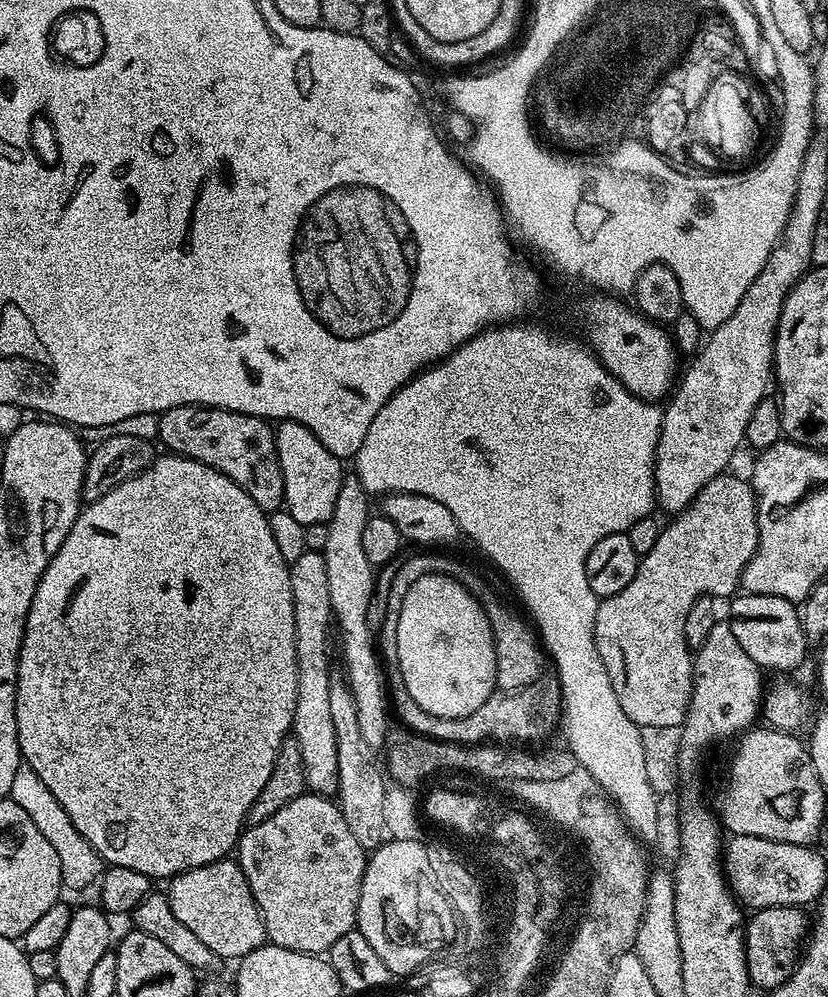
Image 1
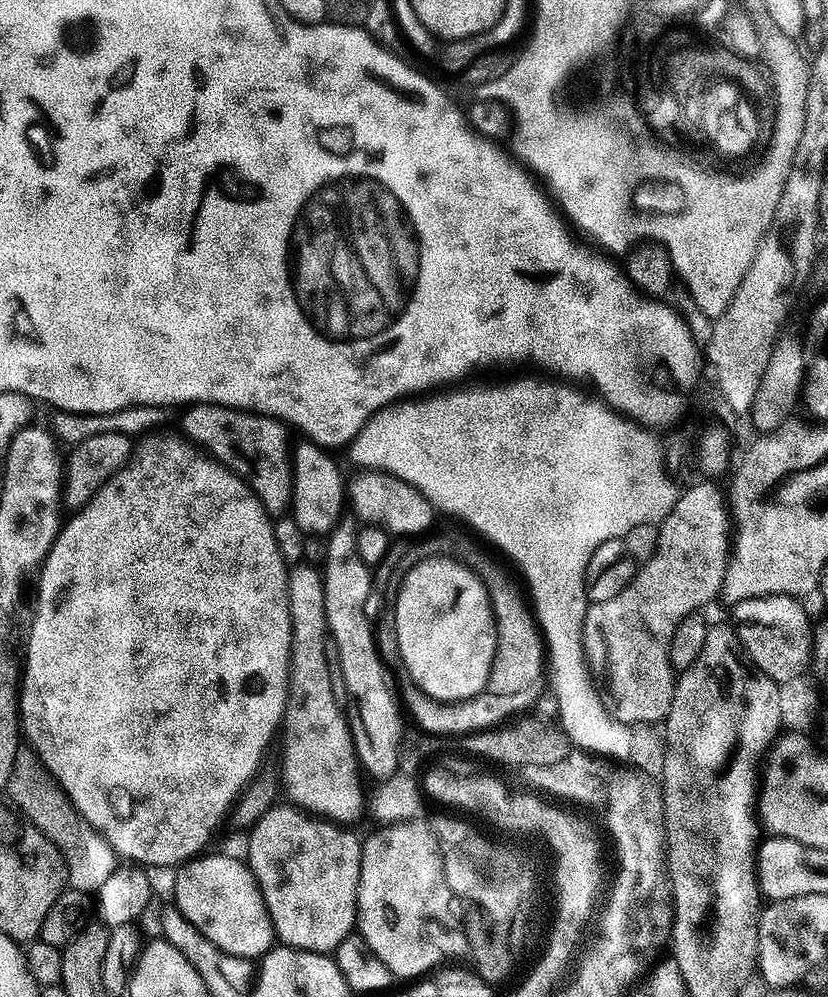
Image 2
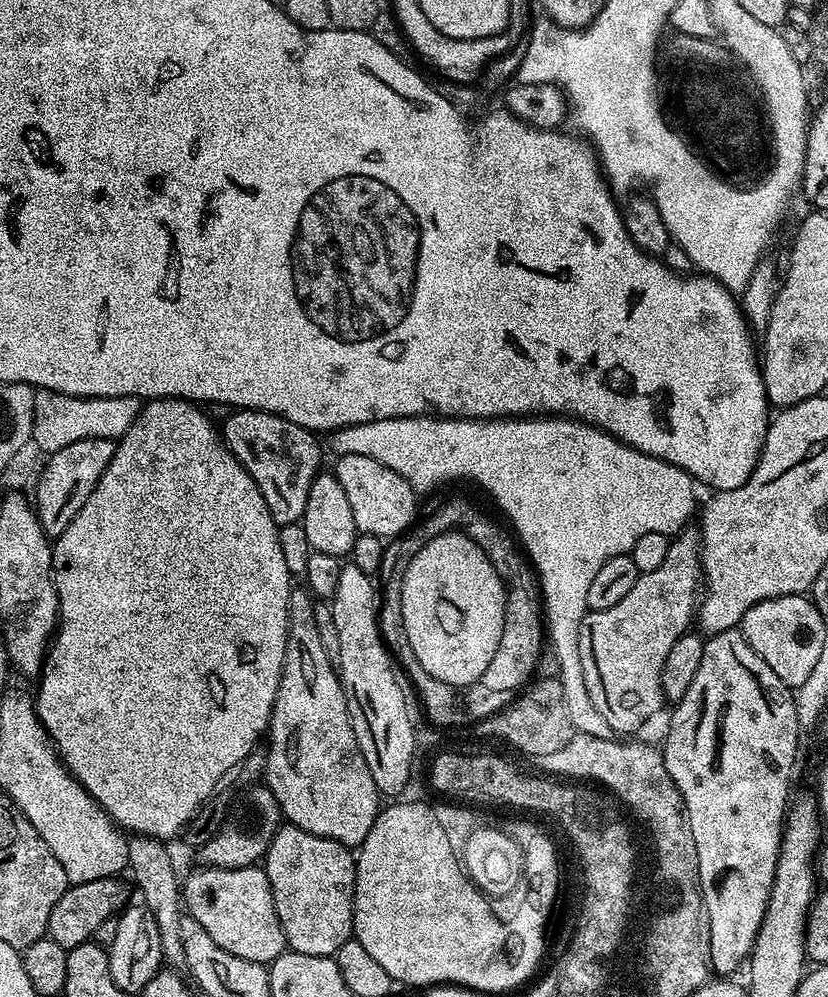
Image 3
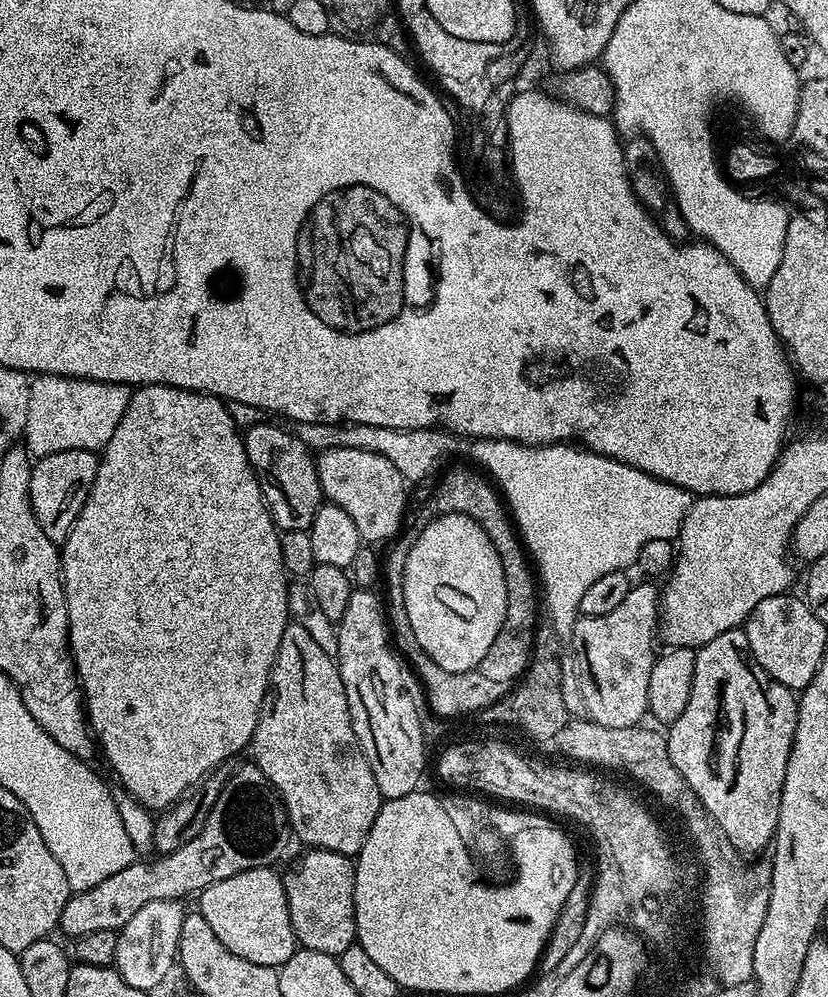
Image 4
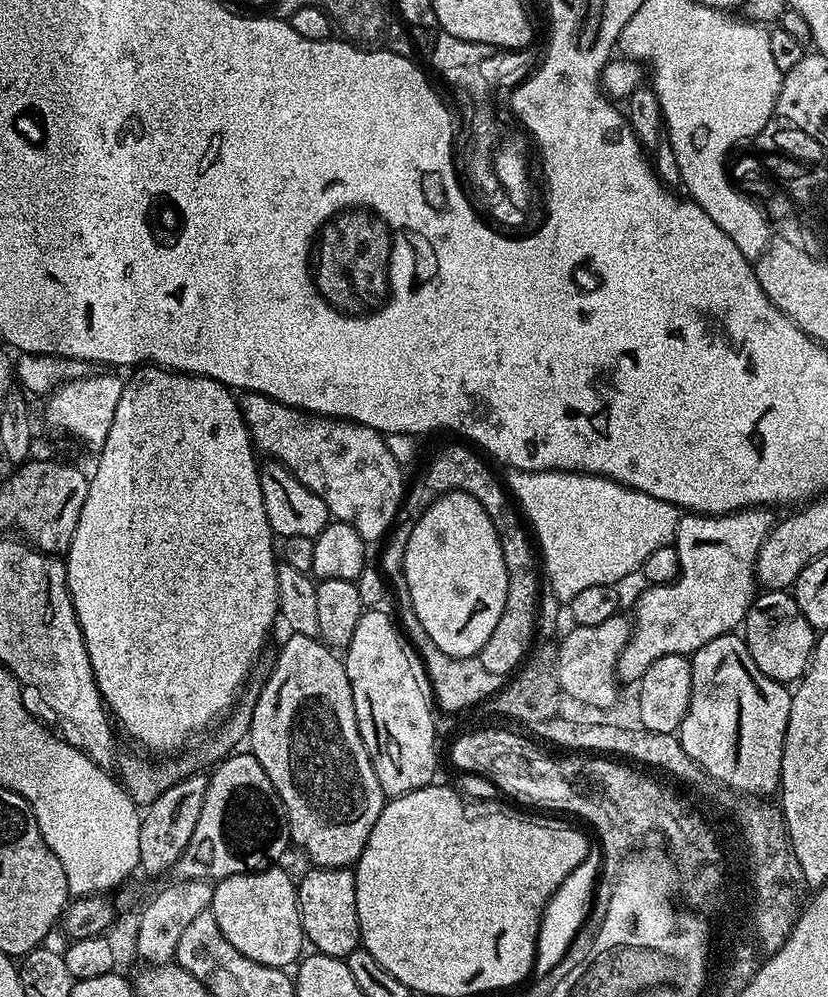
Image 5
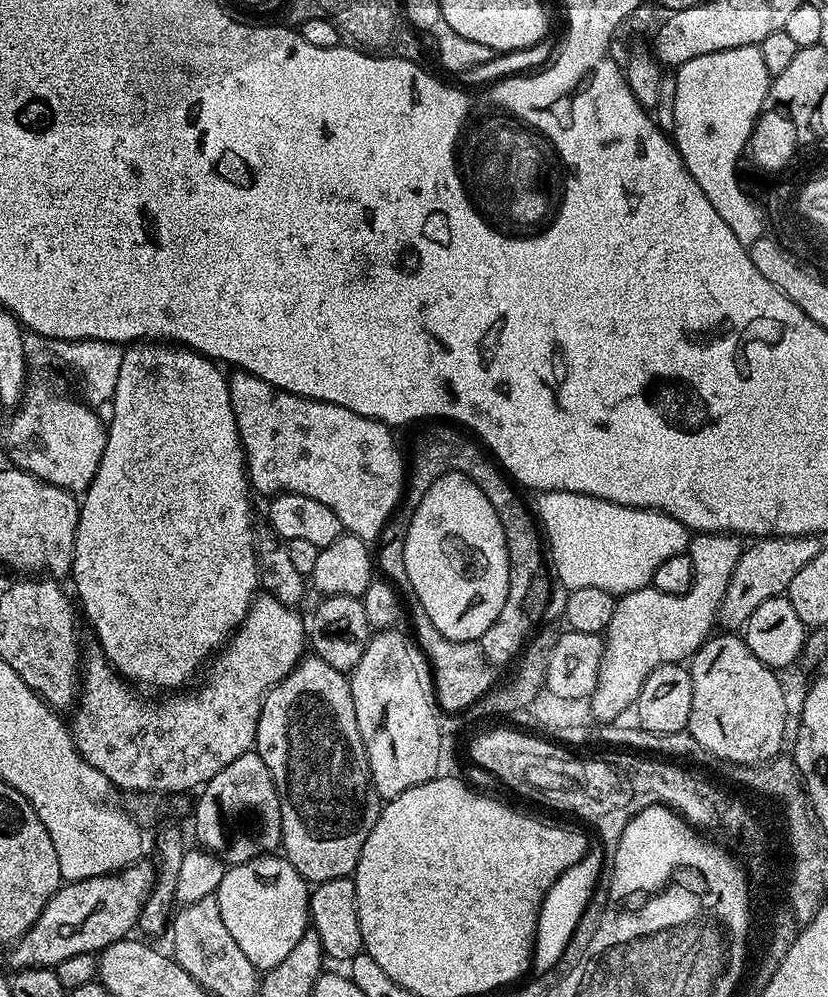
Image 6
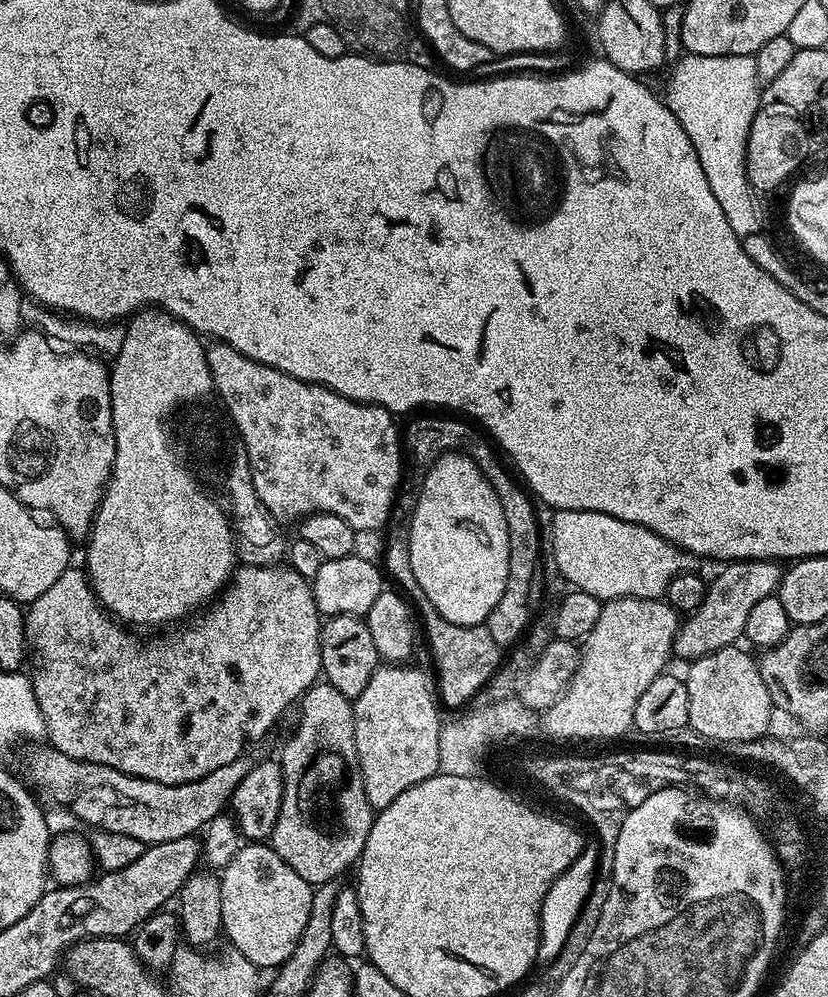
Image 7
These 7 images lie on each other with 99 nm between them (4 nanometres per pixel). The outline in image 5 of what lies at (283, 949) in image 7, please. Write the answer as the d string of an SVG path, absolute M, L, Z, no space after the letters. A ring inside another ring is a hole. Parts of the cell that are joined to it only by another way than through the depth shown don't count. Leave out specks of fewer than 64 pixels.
M280 866L266 868L259 872L243 872L237 876L228 876L225 880L215 881L210 911L214 914L214 922L218 922L218 930L226 934L226 942L230 942L234 950L238 950L246 958L262 966L287 969L301 959L305 951L303 948L306 948L300 907L296 897L297 887L297 881L291 880Z

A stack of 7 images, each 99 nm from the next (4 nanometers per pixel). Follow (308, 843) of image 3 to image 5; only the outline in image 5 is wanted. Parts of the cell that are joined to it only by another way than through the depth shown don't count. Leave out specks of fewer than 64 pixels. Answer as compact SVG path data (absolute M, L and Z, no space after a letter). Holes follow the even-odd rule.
M309 867L304 877L299 877L296 897L302 918L304 939L312 944L321 956L338 956L346 958L352 951L361 947L360 927L358 926L358 906L356 905L356 873L351 867L346 868L318 868Z

